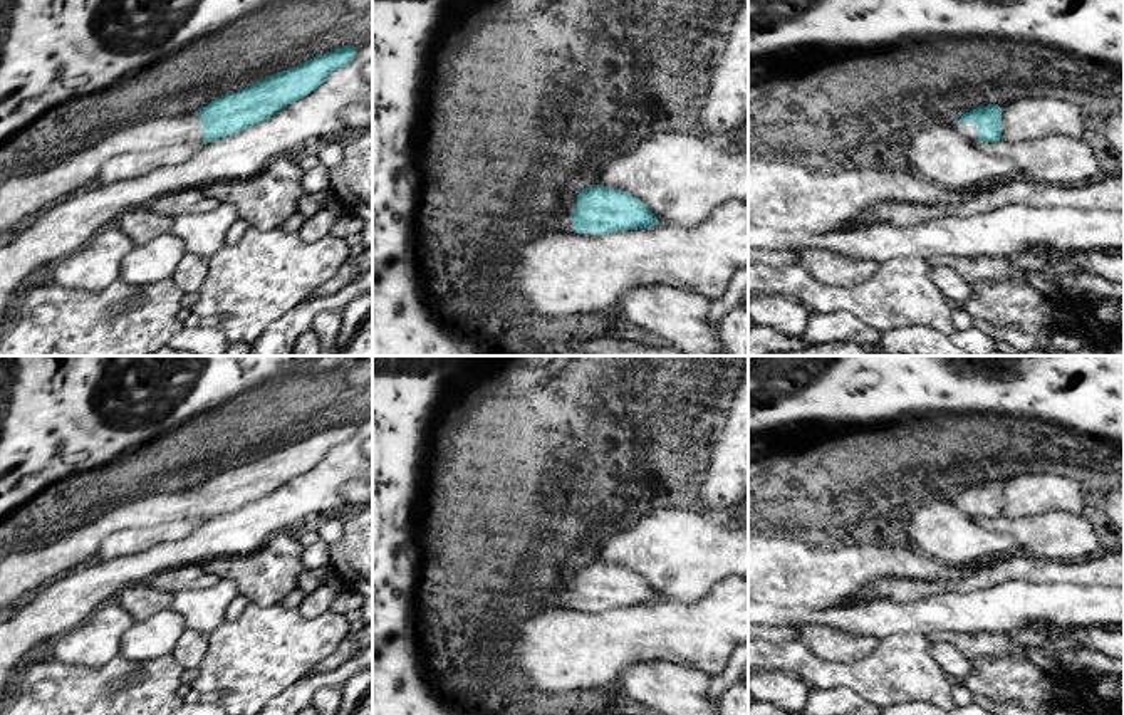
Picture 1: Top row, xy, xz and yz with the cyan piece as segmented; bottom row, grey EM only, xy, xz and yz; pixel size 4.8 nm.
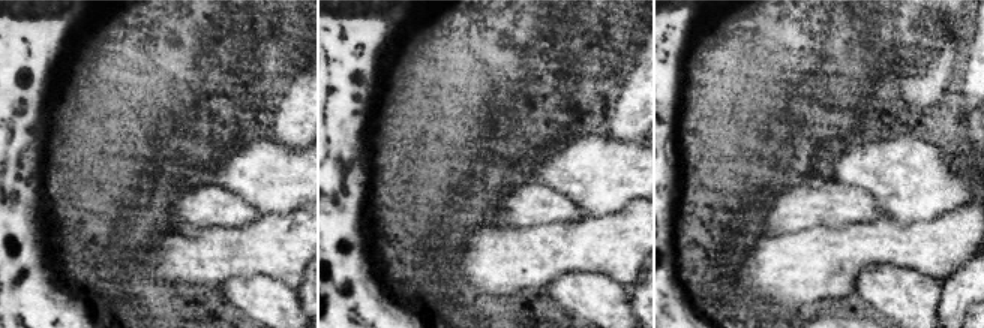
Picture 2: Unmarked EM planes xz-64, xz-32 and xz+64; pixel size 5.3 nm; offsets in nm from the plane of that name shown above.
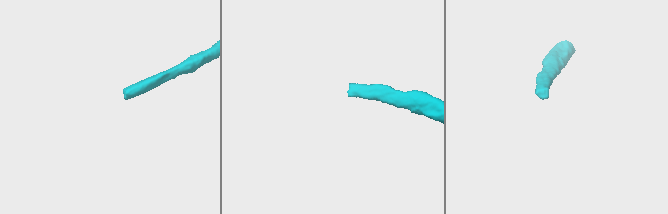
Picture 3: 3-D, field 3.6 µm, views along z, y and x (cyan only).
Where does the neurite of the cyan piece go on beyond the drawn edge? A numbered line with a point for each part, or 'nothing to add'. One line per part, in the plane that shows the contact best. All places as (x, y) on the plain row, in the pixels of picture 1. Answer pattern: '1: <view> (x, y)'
1: yz (970, 507)

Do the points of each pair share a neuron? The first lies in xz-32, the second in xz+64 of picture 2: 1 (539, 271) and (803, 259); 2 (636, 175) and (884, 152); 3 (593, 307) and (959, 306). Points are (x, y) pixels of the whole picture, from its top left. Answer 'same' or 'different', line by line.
1: same
2: same
3: different

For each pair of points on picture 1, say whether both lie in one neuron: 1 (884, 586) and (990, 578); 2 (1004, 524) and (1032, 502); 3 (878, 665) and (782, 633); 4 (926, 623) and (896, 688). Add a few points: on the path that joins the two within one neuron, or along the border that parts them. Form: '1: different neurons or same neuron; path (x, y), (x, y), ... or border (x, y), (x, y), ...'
1: same neuron; path (911, 588), (963, 583)
2: different neurons; border (1049, 509), (1039, 514), (1004, 517)
3: different neurons; border (797, 636), (787, 641), (765, 641)
4: different neurons; border (930, 636), (895, 633), (883, 640)

